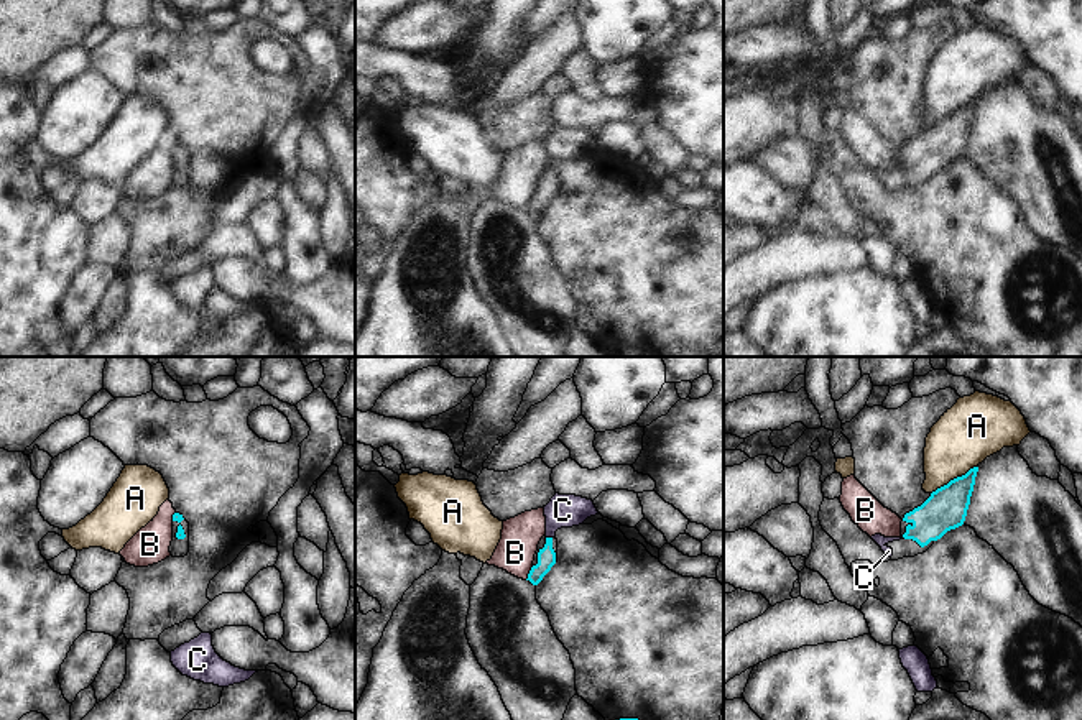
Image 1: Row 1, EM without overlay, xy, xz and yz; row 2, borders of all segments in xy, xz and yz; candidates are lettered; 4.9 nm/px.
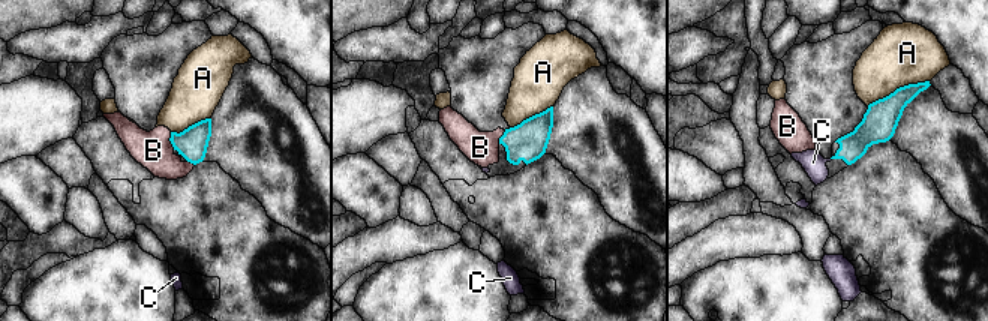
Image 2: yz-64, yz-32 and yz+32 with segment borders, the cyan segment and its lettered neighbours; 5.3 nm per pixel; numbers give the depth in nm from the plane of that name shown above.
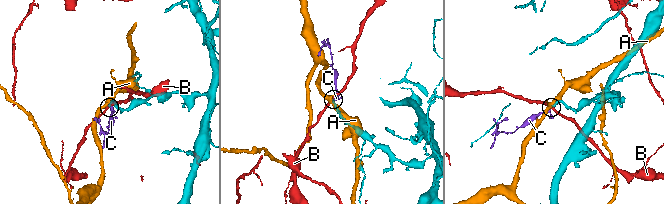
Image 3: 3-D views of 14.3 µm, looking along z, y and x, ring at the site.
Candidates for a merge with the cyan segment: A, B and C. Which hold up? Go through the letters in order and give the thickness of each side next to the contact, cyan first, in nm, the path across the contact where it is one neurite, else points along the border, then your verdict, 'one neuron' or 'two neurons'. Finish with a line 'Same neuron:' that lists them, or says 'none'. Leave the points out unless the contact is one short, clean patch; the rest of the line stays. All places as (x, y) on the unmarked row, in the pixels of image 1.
A: calibres 200 and 300 nm; two neurons
B: calibres 100 and 190 nm; border xz (533, 198), (525, 211); two neurons
C: calibres 100 and 160 nm; way xz (546, 189), (550, 170), (551, 156), (563, 142); one neuron
Same neuron: C

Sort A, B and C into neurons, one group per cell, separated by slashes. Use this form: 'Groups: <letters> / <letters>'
Groups: A / B / C

